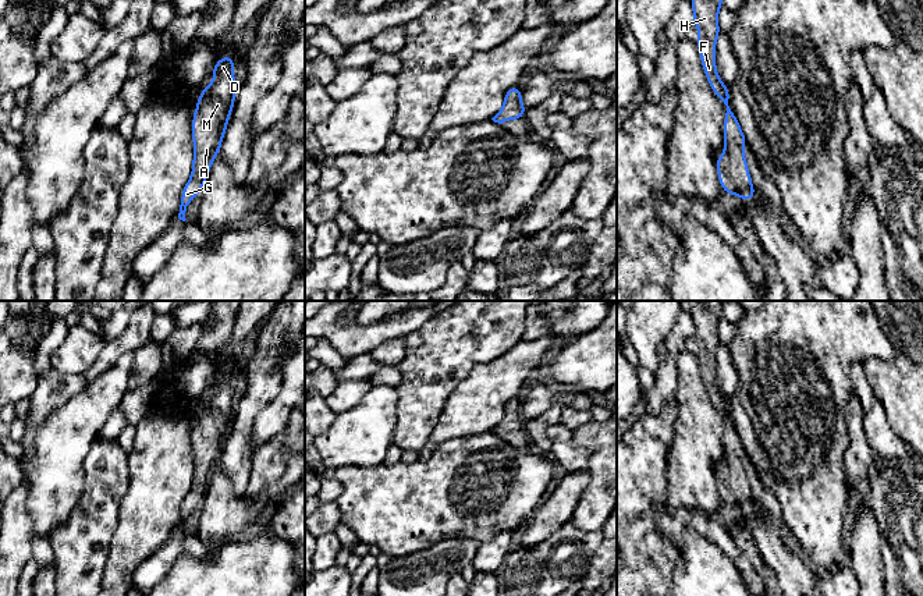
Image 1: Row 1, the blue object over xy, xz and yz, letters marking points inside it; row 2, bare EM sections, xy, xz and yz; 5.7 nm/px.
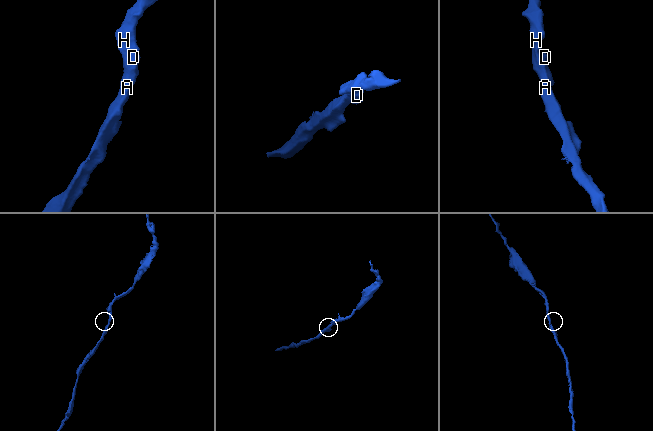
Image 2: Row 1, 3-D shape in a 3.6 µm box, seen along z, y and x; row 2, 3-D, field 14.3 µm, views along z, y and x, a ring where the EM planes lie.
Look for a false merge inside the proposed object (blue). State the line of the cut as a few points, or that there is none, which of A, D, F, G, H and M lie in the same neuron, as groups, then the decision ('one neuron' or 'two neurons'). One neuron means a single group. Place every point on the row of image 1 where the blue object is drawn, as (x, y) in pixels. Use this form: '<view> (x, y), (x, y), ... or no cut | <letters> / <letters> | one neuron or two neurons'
no cut | A D F G H M | one neuron

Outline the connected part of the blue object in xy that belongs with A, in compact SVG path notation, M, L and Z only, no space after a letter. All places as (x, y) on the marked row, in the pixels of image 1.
M234 57L216 61L213 82L202 88L192 120L194 162L192 174L181 194L178 219L185 221L191 201L203 189L220 146L235 102Z

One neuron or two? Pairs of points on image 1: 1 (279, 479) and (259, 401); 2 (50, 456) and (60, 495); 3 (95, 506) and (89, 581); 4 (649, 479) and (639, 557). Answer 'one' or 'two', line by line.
1: two
2: one
3: one
4: one

